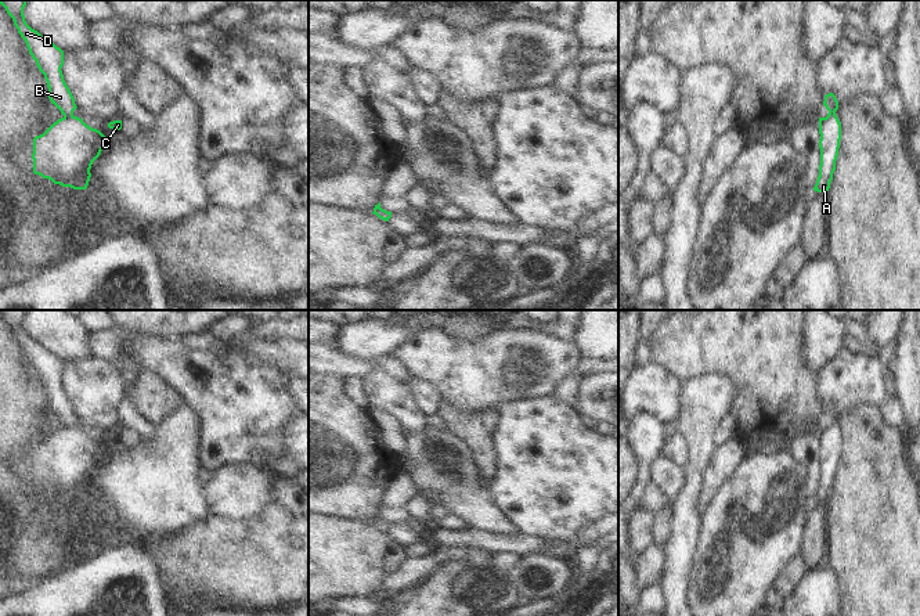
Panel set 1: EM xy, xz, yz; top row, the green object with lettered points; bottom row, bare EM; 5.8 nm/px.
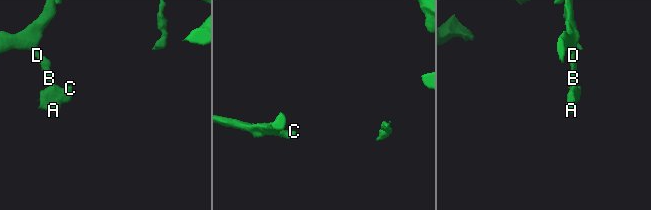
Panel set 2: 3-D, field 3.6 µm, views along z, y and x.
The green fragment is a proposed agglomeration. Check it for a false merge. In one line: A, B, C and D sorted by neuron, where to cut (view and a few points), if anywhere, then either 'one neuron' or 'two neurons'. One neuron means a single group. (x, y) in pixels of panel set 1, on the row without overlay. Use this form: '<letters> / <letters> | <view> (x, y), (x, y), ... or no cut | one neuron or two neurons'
A C / B D | yz (834, 422), (819, 435) | two neurons

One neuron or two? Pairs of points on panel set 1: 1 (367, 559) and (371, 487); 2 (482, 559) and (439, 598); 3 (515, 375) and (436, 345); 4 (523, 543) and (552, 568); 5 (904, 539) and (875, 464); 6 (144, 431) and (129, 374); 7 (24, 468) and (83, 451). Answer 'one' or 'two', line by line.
1: two
2: one
3: one
4: two
5: one
6: one
7: one

